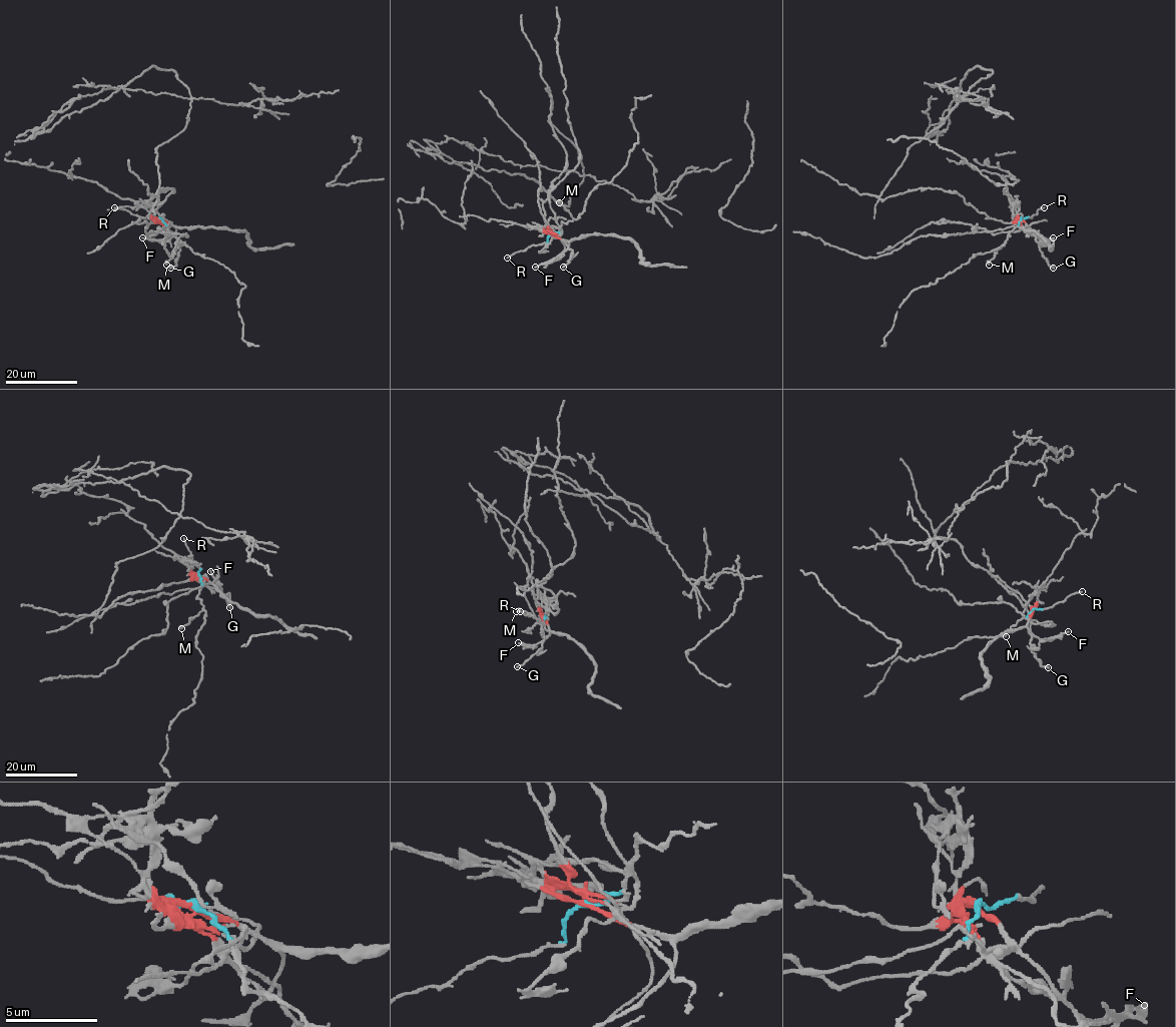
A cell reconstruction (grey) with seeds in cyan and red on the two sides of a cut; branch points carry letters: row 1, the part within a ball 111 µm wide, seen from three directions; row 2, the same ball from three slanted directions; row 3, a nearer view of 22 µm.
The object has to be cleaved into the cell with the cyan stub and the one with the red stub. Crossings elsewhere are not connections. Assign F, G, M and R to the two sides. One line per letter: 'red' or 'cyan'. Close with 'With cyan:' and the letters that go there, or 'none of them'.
F: red
G: red
M: cyan
R: cyan
With cyan: M, R

